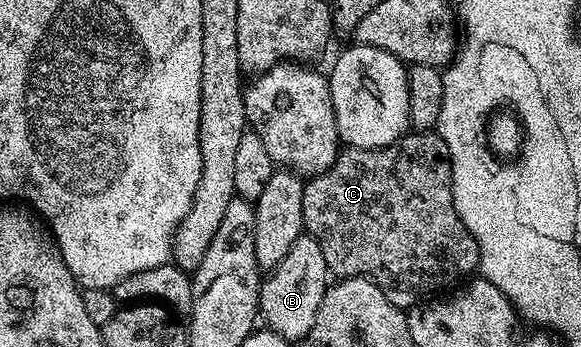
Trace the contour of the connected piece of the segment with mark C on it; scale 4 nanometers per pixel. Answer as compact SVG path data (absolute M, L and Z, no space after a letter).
M407 131L396 142L392 142L383 148L352 148L343 147L339 151L336 162L328 170L324 170L319 176L311 176L304 183L304 222L302 223L305 235L316 238L320 242L320 254L324 254L326 271L331 277L345 278L348 276L365 276L372 281L392 302L392 306L407 310L413 308L423 298L429 297L429 292L438 292L441 288L457 285L461 276L469 277L478 266L478 247L476 238L464 226L464 222L458 217L458 211L452 198L452 174L450 173L450 159L448 158L448 146L444 146L444 138L438 136L437 131L416 132Z

